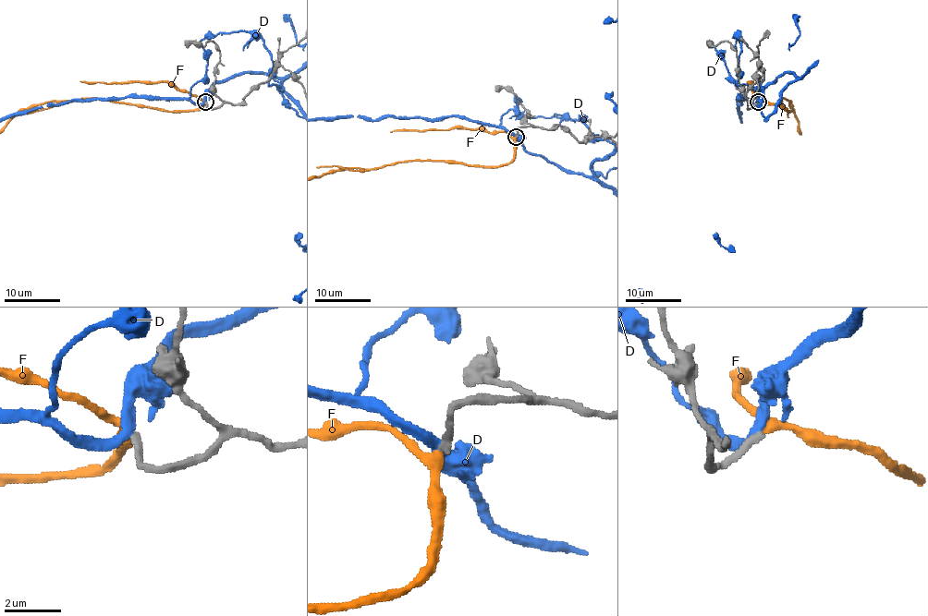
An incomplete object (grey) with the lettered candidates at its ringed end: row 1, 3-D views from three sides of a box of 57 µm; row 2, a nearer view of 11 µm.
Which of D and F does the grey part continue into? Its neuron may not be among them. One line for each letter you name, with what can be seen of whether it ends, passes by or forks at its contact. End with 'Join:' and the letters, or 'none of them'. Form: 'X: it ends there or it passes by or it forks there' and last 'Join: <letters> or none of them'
F: it passes by
Join: F

